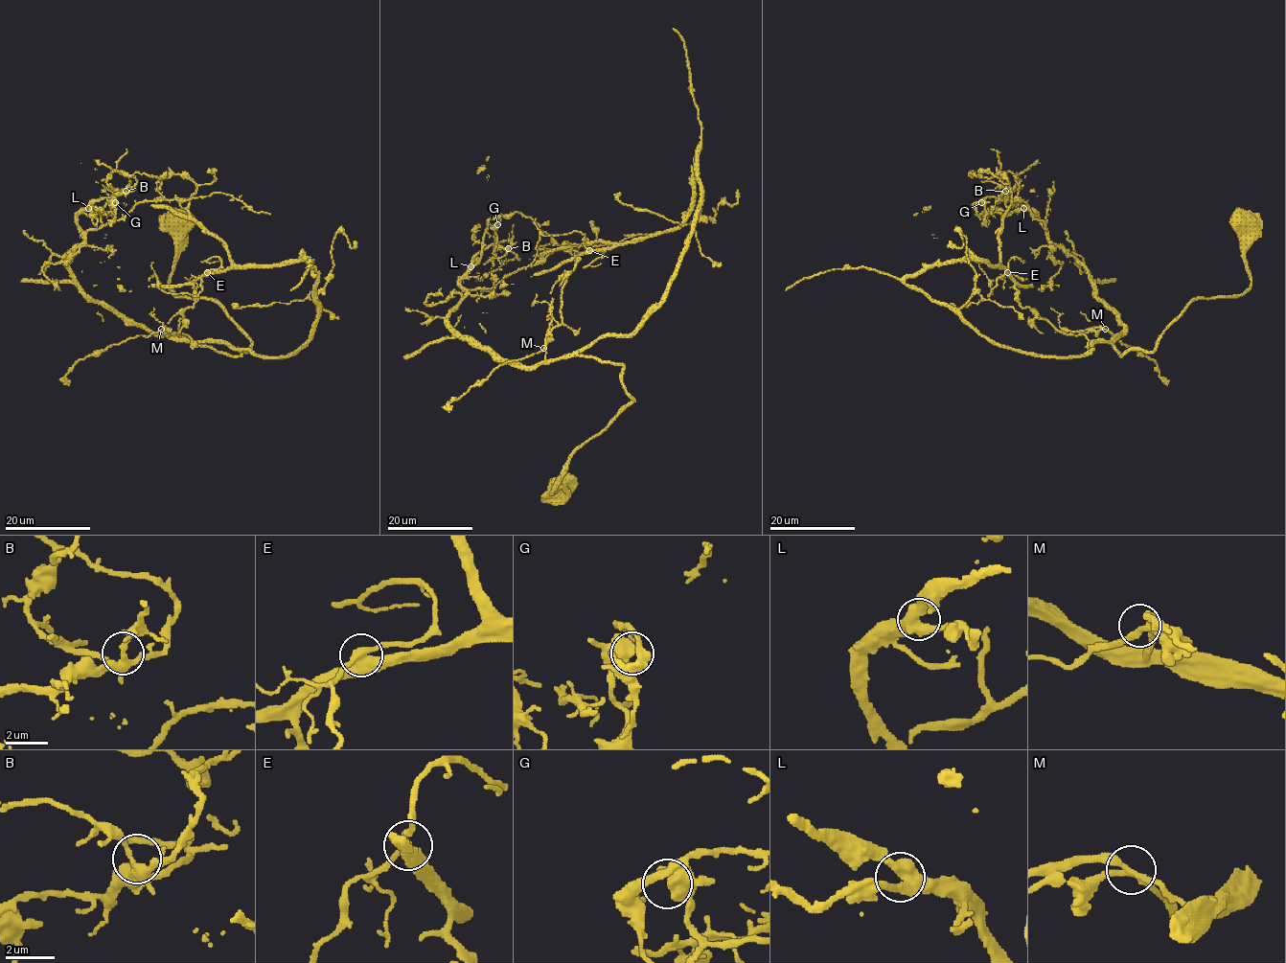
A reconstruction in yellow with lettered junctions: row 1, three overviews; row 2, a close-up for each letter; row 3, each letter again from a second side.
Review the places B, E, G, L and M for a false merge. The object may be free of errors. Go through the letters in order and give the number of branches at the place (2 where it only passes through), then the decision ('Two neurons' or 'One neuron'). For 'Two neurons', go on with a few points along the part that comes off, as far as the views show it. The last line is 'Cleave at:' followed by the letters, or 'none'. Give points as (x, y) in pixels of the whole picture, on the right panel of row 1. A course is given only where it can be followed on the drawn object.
B: Branches: 5. One neuron
E: Branches: 4. Two neurons. Course of the part to remove: (1007, 272), (999, 277), (988, 295), (993, 292), (991, 283), (1002, 275), (1012, 273), (1023, 281)
G: Branches: 4. One neuron
L: Branches: 3. One neuron
M: Branches: 4. One neuron
Cleave at: E

